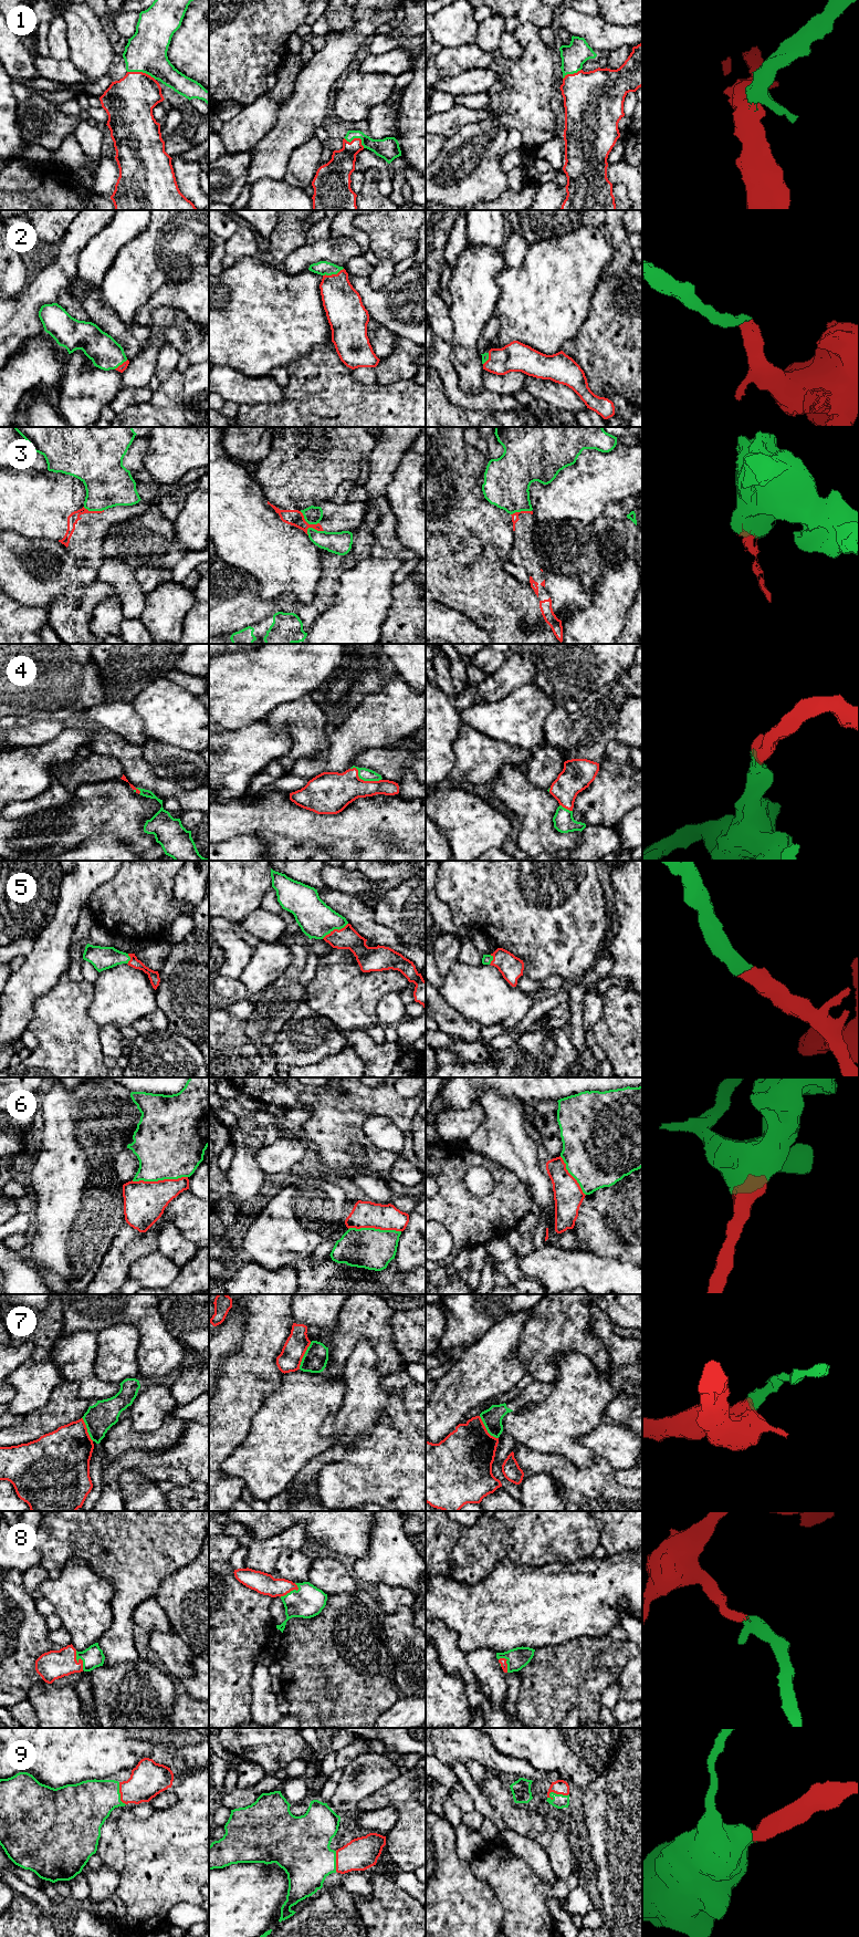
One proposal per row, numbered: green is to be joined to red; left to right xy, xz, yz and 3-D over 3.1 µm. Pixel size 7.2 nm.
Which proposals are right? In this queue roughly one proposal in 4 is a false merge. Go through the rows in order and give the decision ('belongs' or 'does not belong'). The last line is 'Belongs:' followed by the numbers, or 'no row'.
1: belongs
2: belongs
3: does not belong
4: belongs
5: belongs
6: belongs
7: does not belong
8: belongs
9: belongs
Belongs: 1, 2, 4, 5, 6, 8, 9

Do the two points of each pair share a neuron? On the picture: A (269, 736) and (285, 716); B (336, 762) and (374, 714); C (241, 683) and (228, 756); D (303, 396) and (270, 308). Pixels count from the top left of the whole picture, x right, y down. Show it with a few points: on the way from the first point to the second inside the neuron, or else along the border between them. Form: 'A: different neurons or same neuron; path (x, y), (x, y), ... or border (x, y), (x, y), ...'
A: different neurons; border (265, 719), (286, 727), (290, 749)
B: same neuron; path (343, 750), (365, 726)
C: different neurons; border (257, 720), (236, 729), (220, 729)
D: different neurons; border (313, 349), (306, 355), (296, 358), (286, 368)

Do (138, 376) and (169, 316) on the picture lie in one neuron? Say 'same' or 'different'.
same

